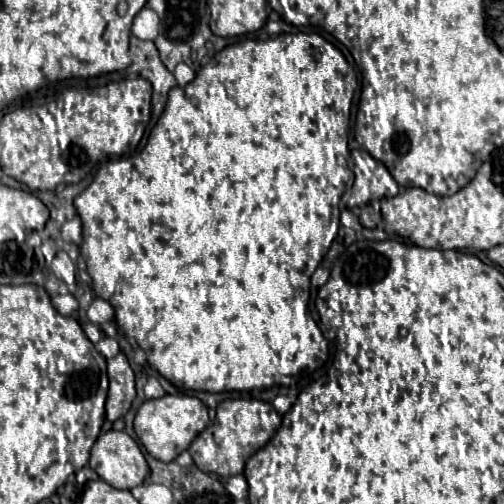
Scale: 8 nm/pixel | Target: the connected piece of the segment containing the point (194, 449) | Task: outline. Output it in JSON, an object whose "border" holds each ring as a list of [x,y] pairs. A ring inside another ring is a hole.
{"border":[[[225,400],[217,406],[217,416],[207,426],[207,430],[203,430],[191,442],[189,454],[201,472],[213,472],[217,476],[241,474],[245,462],[269,442],[279,426],[281,416],[271,404],[263,400]]]}

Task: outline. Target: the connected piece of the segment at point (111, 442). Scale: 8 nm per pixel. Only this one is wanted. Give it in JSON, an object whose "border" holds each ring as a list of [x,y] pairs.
{"border":[[[109,430],[97,438],[91,448],[89,468],[107,484],[121,490],[135,488],[149,474],[149,466],[139,446],[125,430]]]}

